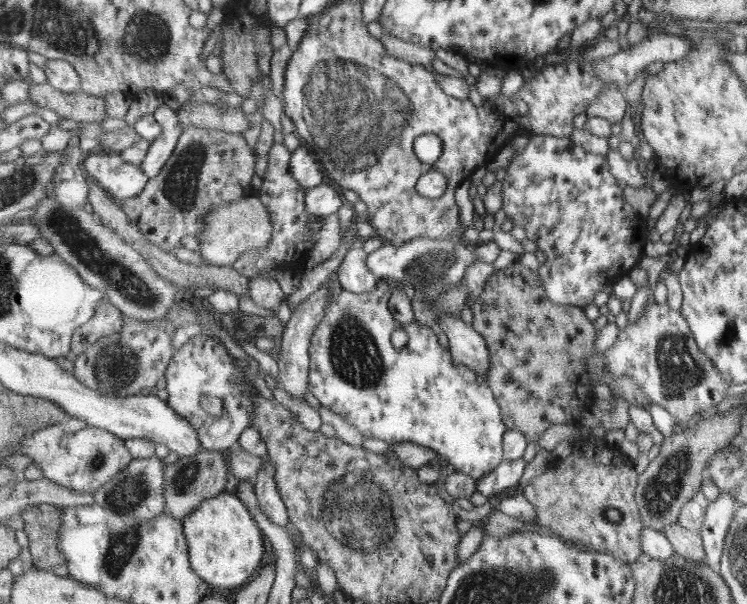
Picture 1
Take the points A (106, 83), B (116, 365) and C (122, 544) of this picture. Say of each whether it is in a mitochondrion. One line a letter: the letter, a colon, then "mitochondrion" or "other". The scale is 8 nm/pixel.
A: other
B: mitochondrion
C: mitochondrion

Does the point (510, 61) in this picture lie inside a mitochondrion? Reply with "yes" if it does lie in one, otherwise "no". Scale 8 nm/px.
no

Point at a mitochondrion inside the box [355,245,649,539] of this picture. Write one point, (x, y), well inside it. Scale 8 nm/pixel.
(615, 515)

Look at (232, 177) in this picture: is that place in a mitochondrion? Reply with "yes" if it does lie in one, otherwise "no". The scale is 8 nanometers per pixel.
no

